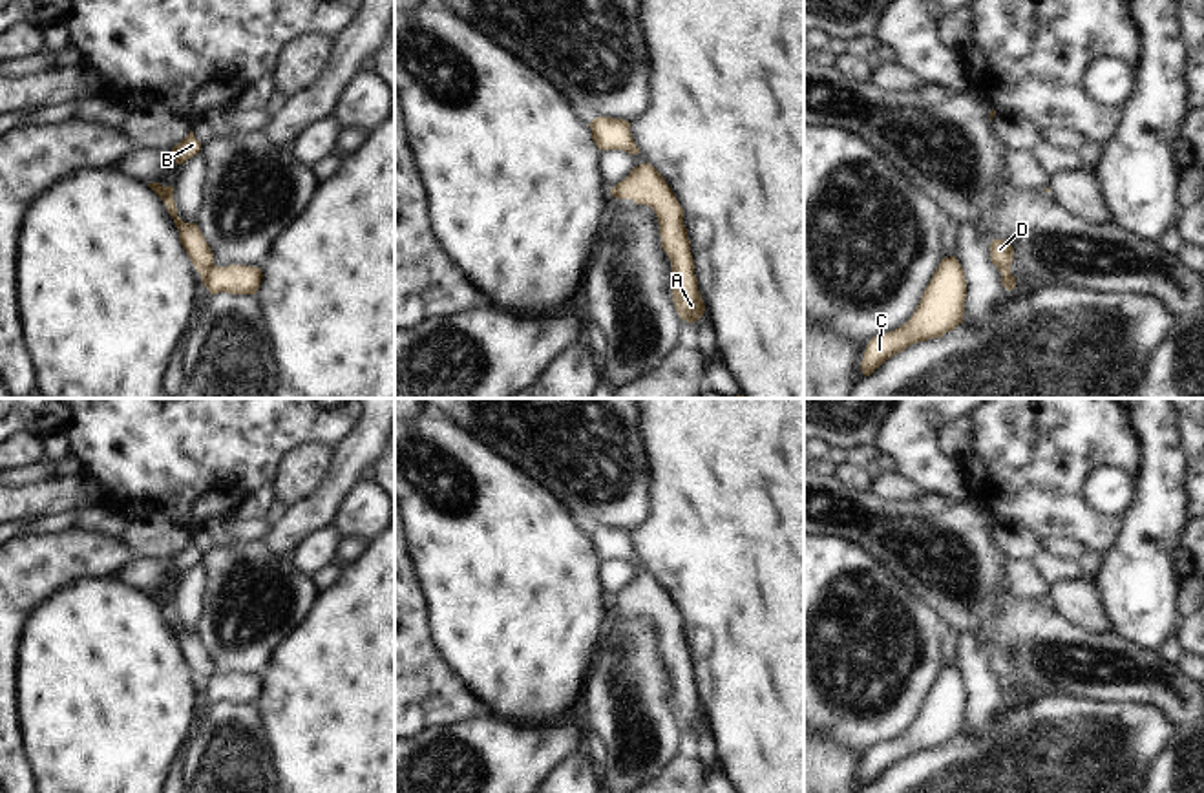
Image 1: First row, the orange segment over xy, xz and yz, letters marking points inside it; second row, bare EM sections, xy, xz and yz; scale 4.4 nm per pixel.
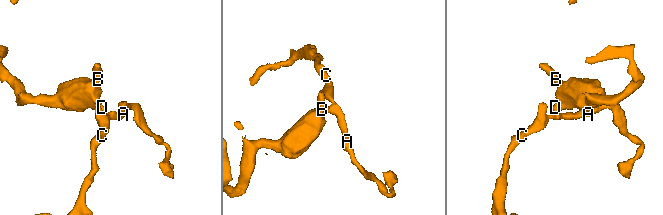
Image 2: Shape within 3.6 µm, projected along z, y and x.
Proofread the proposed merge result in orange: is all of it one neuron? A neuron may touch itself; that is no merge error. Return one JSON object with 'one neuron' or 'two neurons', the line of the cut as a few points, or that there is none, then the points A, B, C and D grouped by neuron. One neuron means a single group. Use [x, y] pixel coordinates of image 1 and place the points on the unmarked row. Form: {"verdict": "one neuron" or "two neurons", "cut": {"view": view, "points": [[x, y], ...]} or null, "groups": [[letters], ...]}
{"verdict": "two neurons", "cut": {"view": "xy", "points": [[212, 673], [201, 686]]}, "groups": [["A", "C"], ["B", "D"]]}

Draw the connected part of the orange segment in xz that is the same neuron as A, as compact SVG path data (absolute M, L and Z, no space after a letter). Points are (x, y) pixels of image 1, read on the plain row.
M649 572L630 579L630 583L612 597L612 607L632 608L656 621L661 658L672 676L672 711L681 729L692 733L703 725L705 713L694 685L691 650L683 634L683 618L663 585Z

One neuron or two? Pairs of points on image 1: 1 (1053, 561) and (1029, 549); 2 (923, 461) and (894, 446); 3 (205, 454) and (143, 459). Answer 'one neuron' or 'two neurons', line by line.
1: one neuron
2: one neuron
3: one neuron

